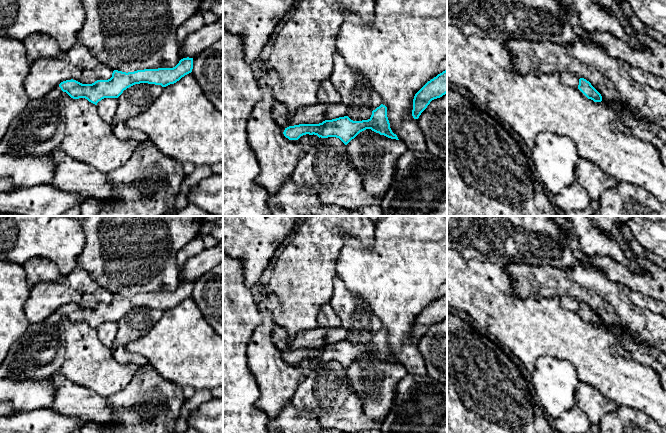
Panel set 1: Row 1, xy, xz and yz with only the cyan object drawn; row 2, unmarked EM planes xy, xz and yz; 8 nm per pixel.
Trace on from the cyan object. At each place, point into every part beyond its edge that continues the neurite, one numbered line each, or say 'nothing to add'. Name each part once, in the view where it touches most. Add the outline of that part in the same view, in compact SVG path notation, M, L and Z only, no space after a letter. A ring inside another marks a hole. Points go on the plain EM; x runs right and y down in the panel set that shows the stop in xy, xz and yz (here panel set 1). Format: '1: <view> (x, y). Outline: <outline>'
1: xy (39, 353). Outline: M57 310L46 320L29 324L0 365L0 378L40 380L50 377L60 371L64 353L63 315Z

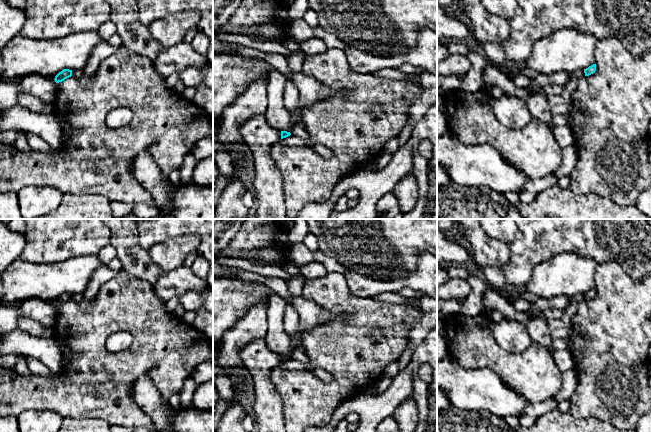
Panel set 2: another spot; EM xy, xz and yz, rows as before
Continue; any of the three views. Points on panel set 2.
nothing to add

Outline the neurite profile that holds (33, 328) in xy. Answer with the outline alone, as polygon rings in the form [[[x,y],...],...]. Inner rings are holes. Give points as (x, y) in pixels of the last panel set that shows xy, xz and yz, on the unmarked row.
[[[20,316],[18,320],[18,329],[23,330],[27,334],[33,337],[52,338],[54,337],[54,327],[47,328],[40,325],[37,321],[34,321],[28,317]]]

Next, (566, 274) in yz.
[[[574,253],[556,254],[532,271],[526,290],[539,298],[573,297],[595,288],[598,263]]]

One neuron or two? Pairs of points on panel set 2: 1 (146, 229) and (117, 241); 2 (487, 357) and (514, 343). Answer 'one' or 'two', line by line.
1: two
2: two

